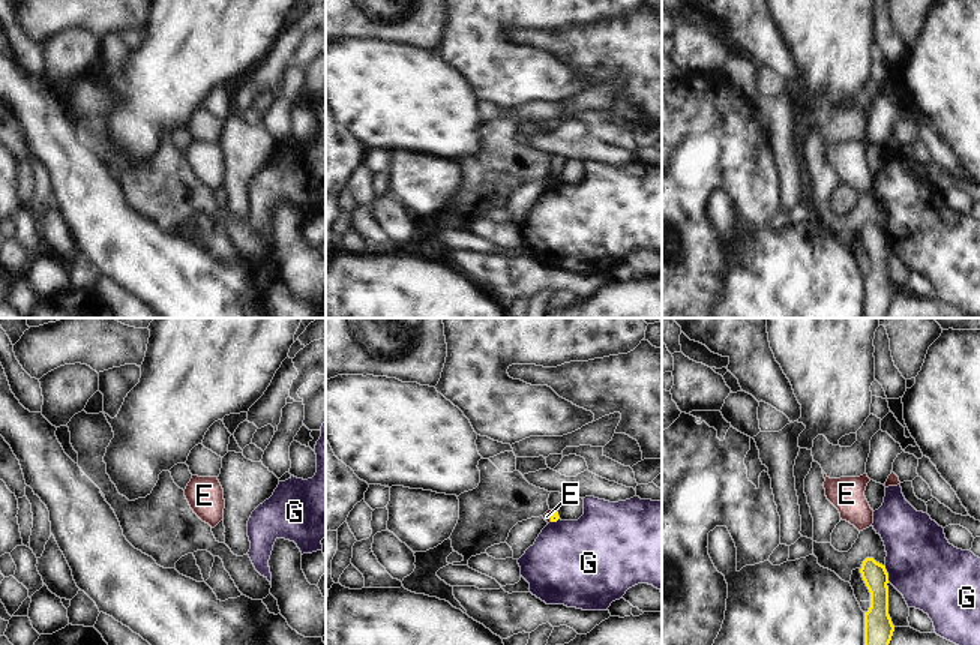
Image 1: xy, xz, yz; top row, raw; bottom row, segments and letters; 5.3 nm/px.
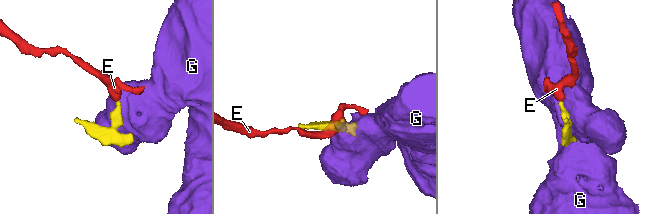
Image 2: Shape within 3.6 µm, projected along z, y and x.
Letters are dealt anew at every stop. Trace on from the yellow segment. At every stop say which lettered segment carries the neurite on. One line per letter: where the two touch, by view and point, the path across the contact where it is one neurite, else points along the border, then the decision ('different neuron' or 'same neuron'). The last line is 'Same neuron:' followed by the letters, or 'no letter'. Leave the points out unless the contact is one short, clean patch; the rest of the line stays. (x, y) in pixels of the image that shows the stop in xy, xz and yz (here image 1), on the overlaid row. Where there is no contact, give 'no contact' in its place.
E: meets yellow in xz at (551, 516); border along xz (553, 512), (550, 521); different neuron
G: meets yellow in yz at (887, 573); border along yz (884, 566), (889, 581); different neuron
Same neuron: no letter

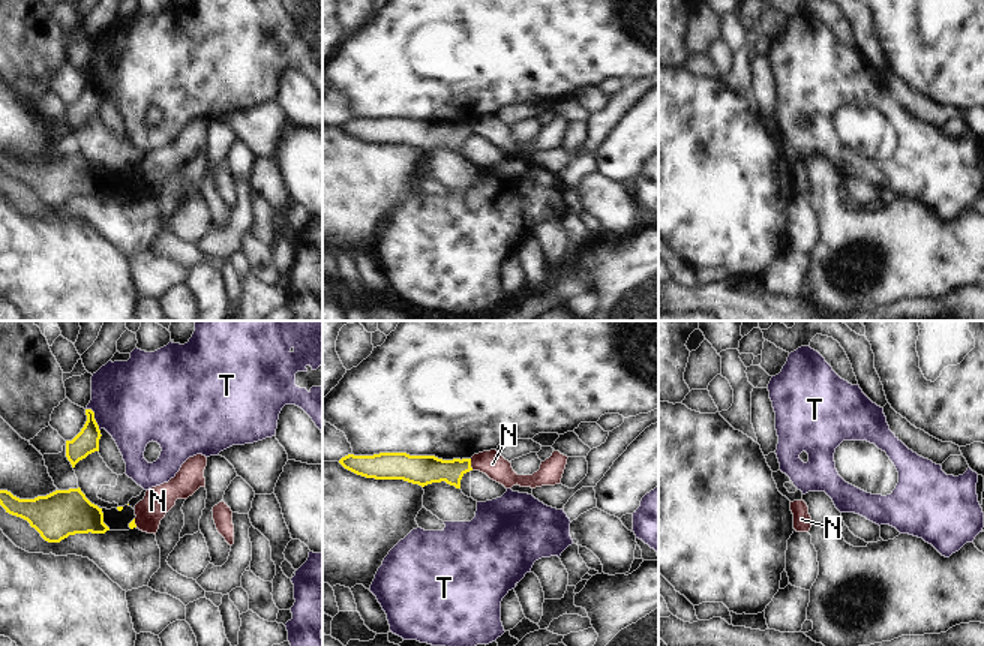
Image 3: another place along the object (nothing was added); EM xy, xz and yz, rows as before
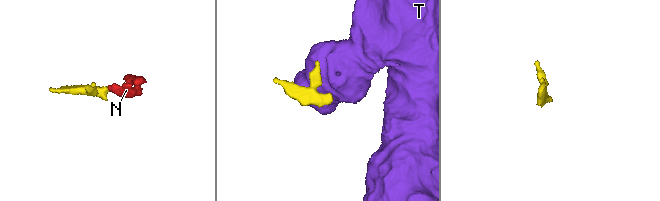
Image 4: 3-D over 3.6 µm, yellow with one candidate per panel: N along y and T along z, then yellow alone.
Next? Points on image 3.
N: meets yellow in xz at (470, 465); border along xz (470, 459), (473, 469); different neuron
T: meets yellow in xy at (93, 418); border along xy (86, 408), (93, 412), (99, 430); different neuron
Same neuron: no letter

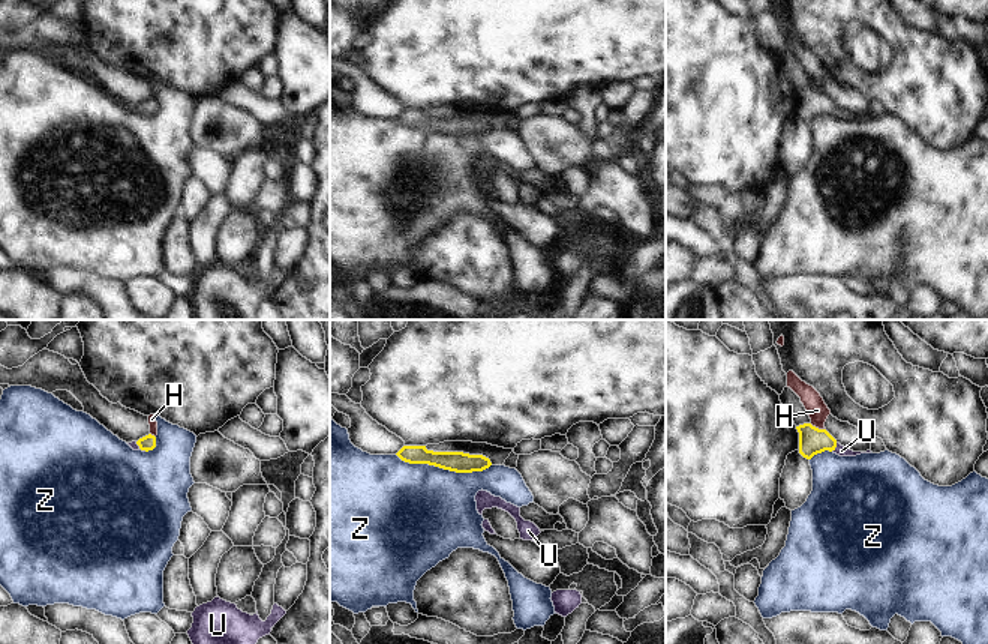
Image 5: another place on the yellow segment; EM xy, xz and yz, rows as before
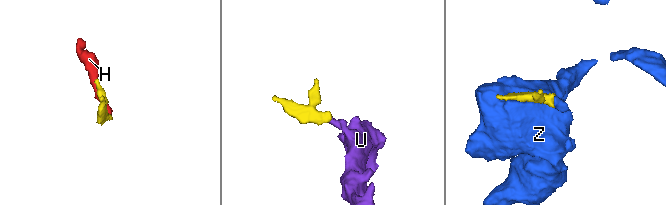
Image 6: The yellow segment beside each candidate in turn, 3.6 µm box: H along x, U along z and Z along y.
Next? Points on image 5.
H: meets yellow in yz at (817, 428); different neuron
U: meets yellow in yz at (834, 448); runs through yz (811, 440), (823, 440), (834, 448), (841, 451); same neuron
Z: meets yellow in xz at (444, 469); different neuron
Same neuron: U

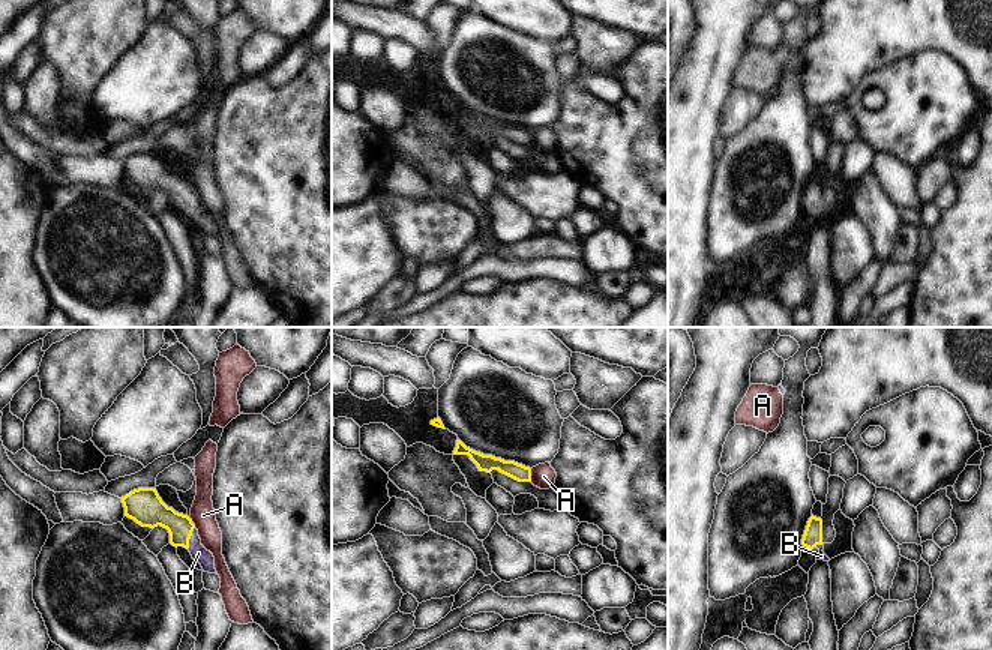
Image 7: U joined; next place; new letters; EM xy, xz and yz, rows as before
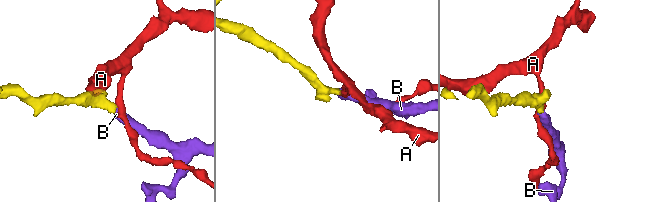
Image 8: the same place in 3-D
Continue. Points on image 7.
A: meets yellow in xz at (530, 475); different neuron
B: meets yellow in xy at (189, 538); runs through xy (150, 512), (167, 517), (189, 538), (198, 553); same neuron
Same neuron: B

